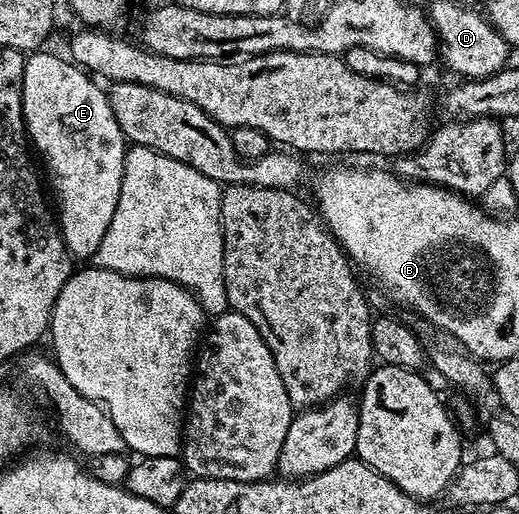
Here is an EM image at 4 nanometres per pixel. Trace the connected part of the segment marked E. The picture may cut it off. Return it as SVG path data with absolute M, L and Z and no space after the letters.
M33 52L24 63L24 82L20 88L24 127L31 148L38 157L40 152L40 157L44 160L43 172L46 174L47 184L50 189L52 184L52 189L56 192L54 209L58 214L60 234L69 253L76 259L92 259L102 243L102 235L106 235L106 227L110 227L110 219L114 219L114 207L118 207L118 195L122 191L124 174L126 138L118 127L118 119L114 119L107 92L103 88L100 90L95 85L97 82L79 65L44 52Z

